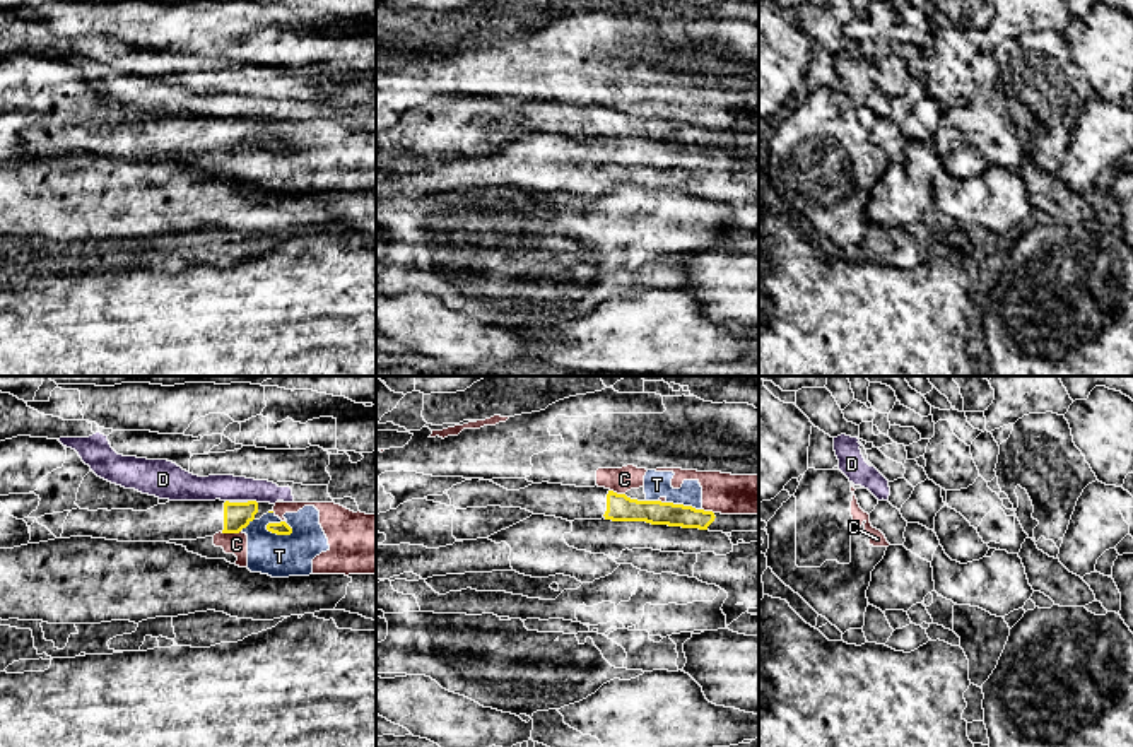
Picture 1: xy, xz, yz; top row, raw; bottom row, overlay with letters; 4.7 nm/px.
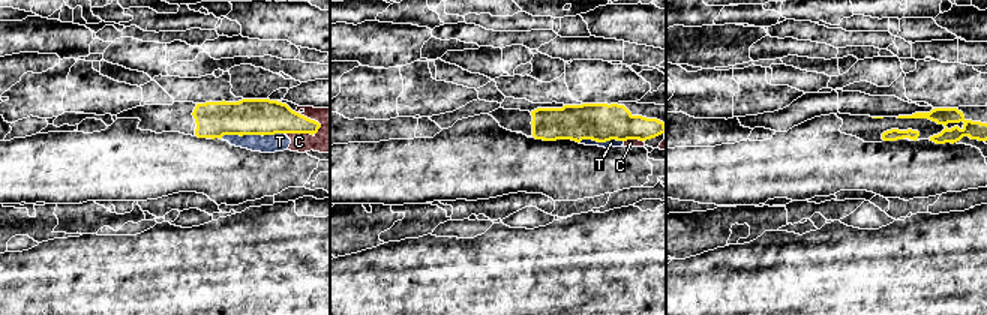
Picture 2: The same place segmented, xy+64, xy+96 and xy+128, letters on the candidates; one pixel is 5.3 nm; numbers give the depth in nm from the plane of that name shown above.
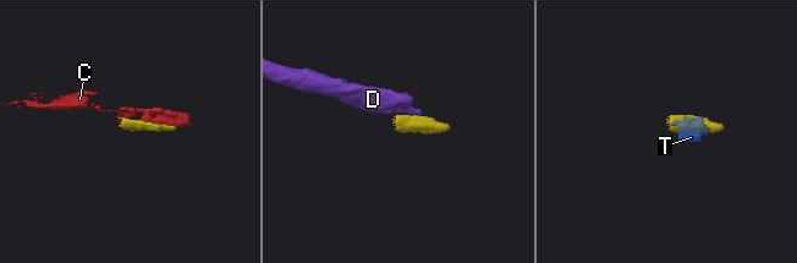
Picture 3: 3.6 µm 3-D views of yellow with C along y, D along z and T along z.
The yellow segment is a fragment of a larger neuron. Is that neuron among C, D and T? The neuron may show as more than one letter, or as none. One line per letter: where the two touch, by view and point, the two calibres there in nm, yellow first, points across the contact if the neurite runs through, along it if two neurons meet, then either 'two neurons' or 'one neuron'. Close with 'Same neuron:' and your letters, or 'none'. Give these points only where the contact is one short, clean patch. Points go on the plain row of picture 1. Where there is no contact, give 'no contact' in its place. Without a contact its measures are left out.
C: xy (229, 149) | 130/100 nm | two neurons
D: xy (253, 118) | 130/130 nm | along xy (248, 117), (257, 120) | two neurons
T: xy (279, 151) | 60/200 nm | two neurons
Same neuron: none

